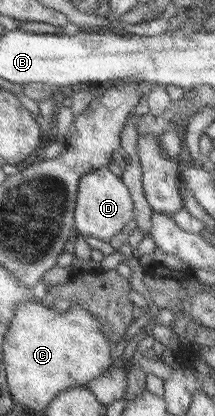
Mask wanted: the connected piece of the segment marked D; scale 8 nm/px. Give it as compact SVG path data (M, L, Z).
M108 167L87 173L79 183L79 195L75 209L77 236L87 235L109 242L114 235L118 235L126 227L130 219L135 219L134 210L136 210L134 199L121 176L114 175L112 169Z

